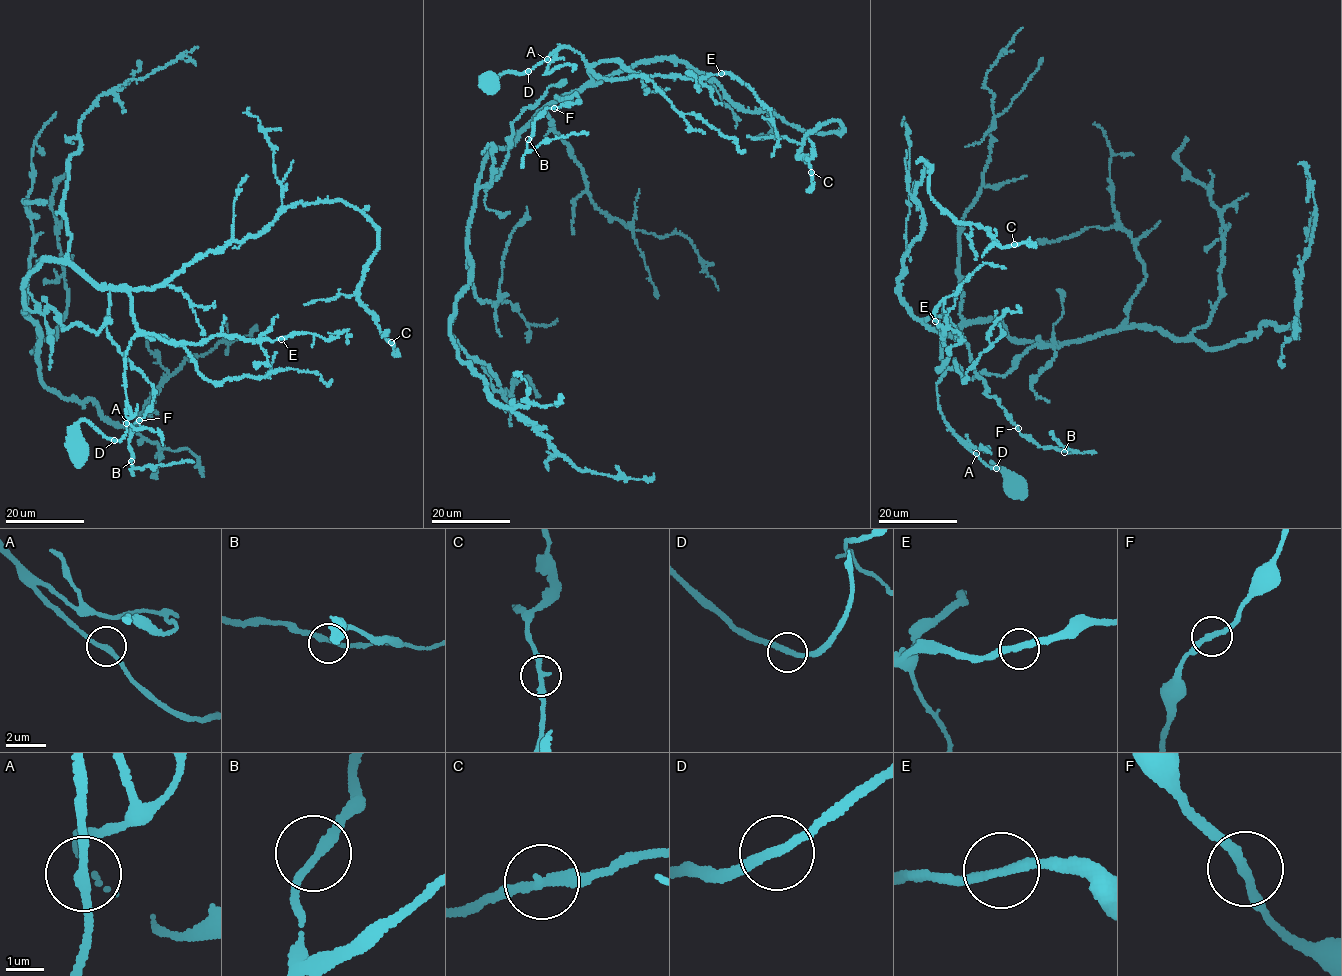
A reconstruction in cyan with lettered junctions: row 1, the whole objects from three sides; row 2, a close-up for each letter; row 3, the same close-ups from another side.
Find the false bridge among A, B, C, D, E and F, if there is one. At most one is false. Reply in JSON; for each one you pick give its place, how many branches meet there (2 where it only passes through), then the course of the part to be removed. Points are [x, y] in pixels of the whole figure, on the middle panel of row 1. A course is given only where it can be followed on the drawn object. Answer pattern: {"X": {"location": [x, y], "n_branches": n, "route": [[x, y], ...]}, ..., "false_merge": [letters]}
{"false_merge": []}

